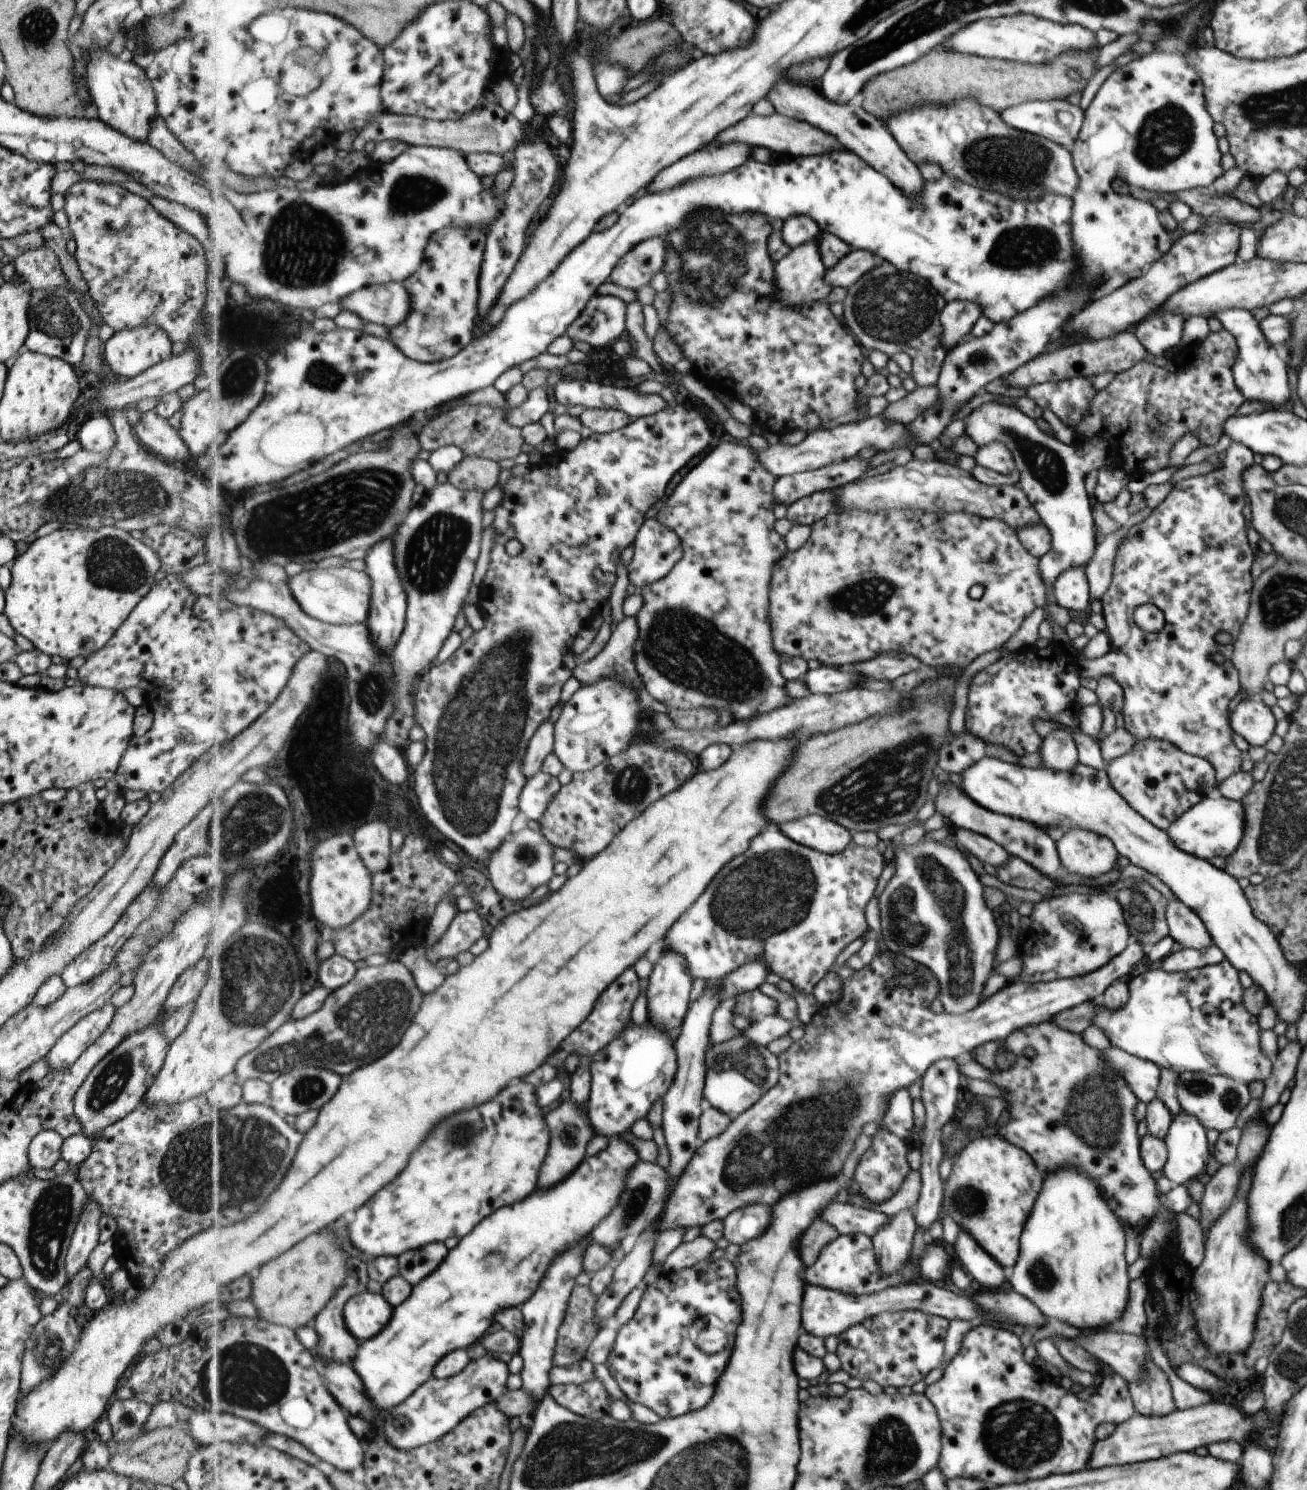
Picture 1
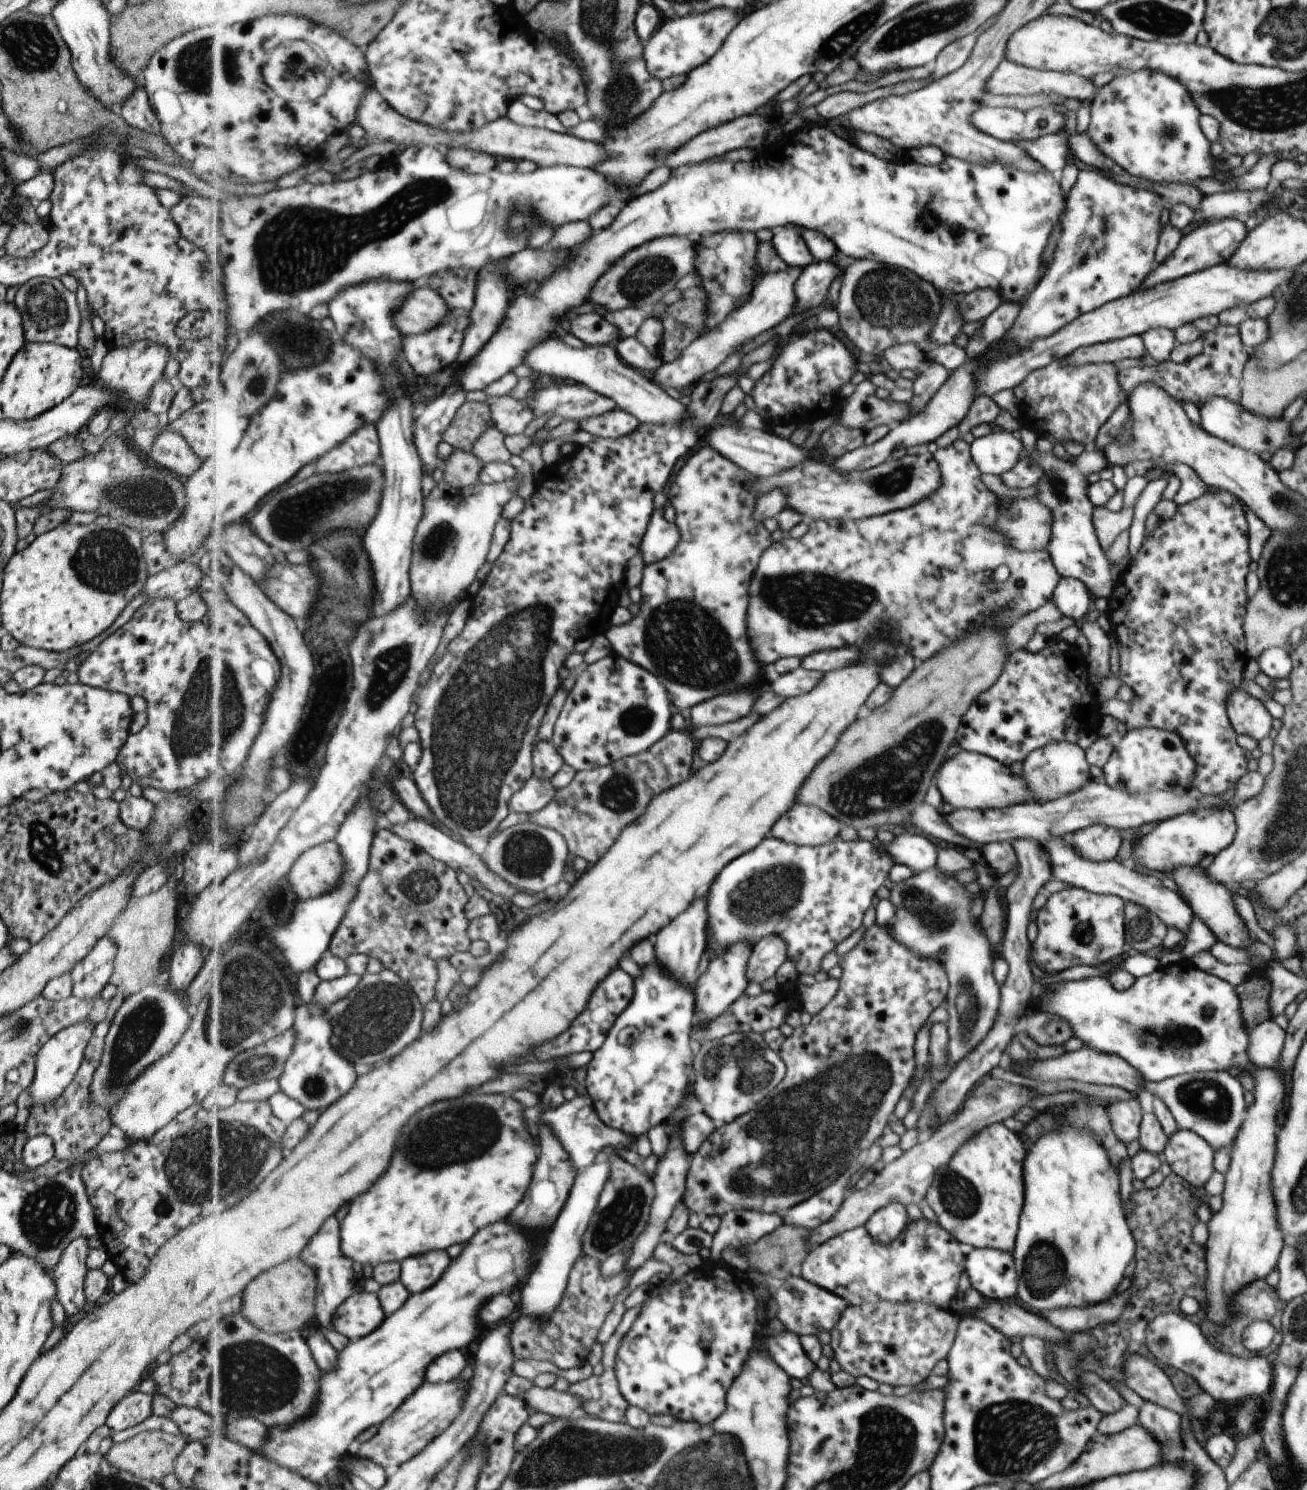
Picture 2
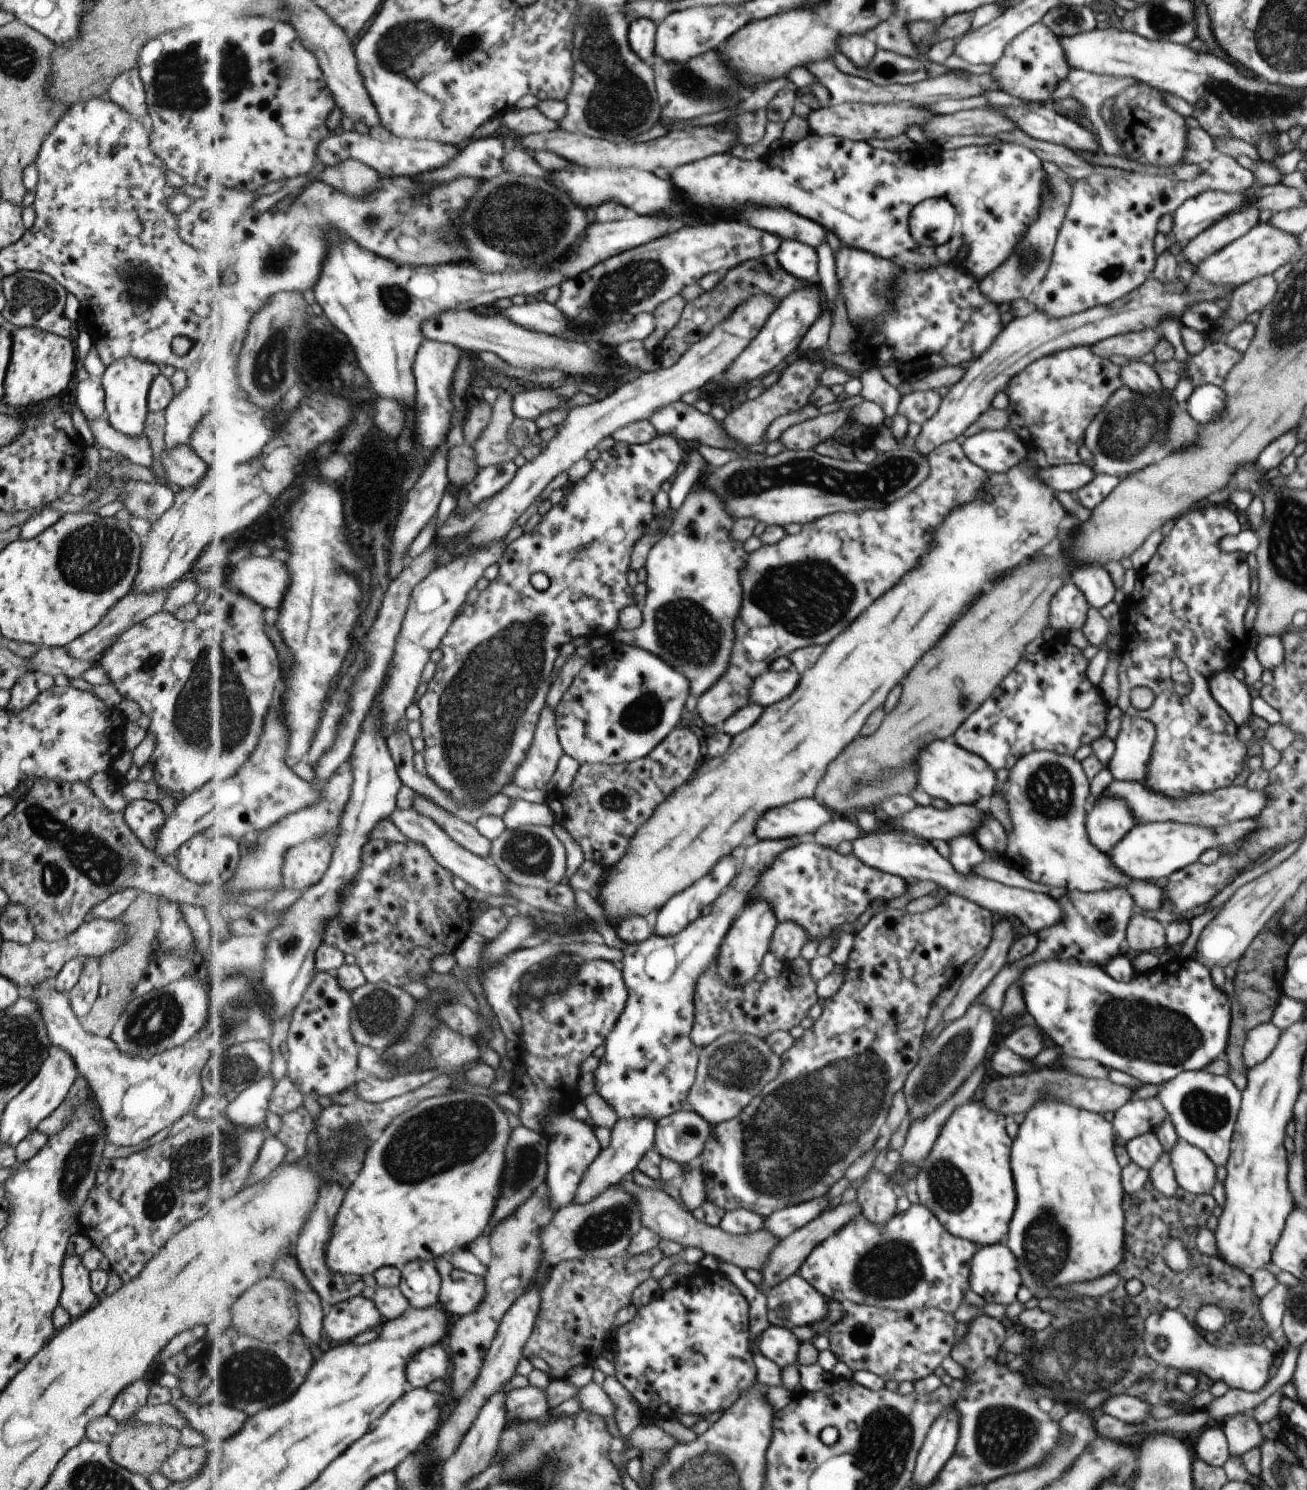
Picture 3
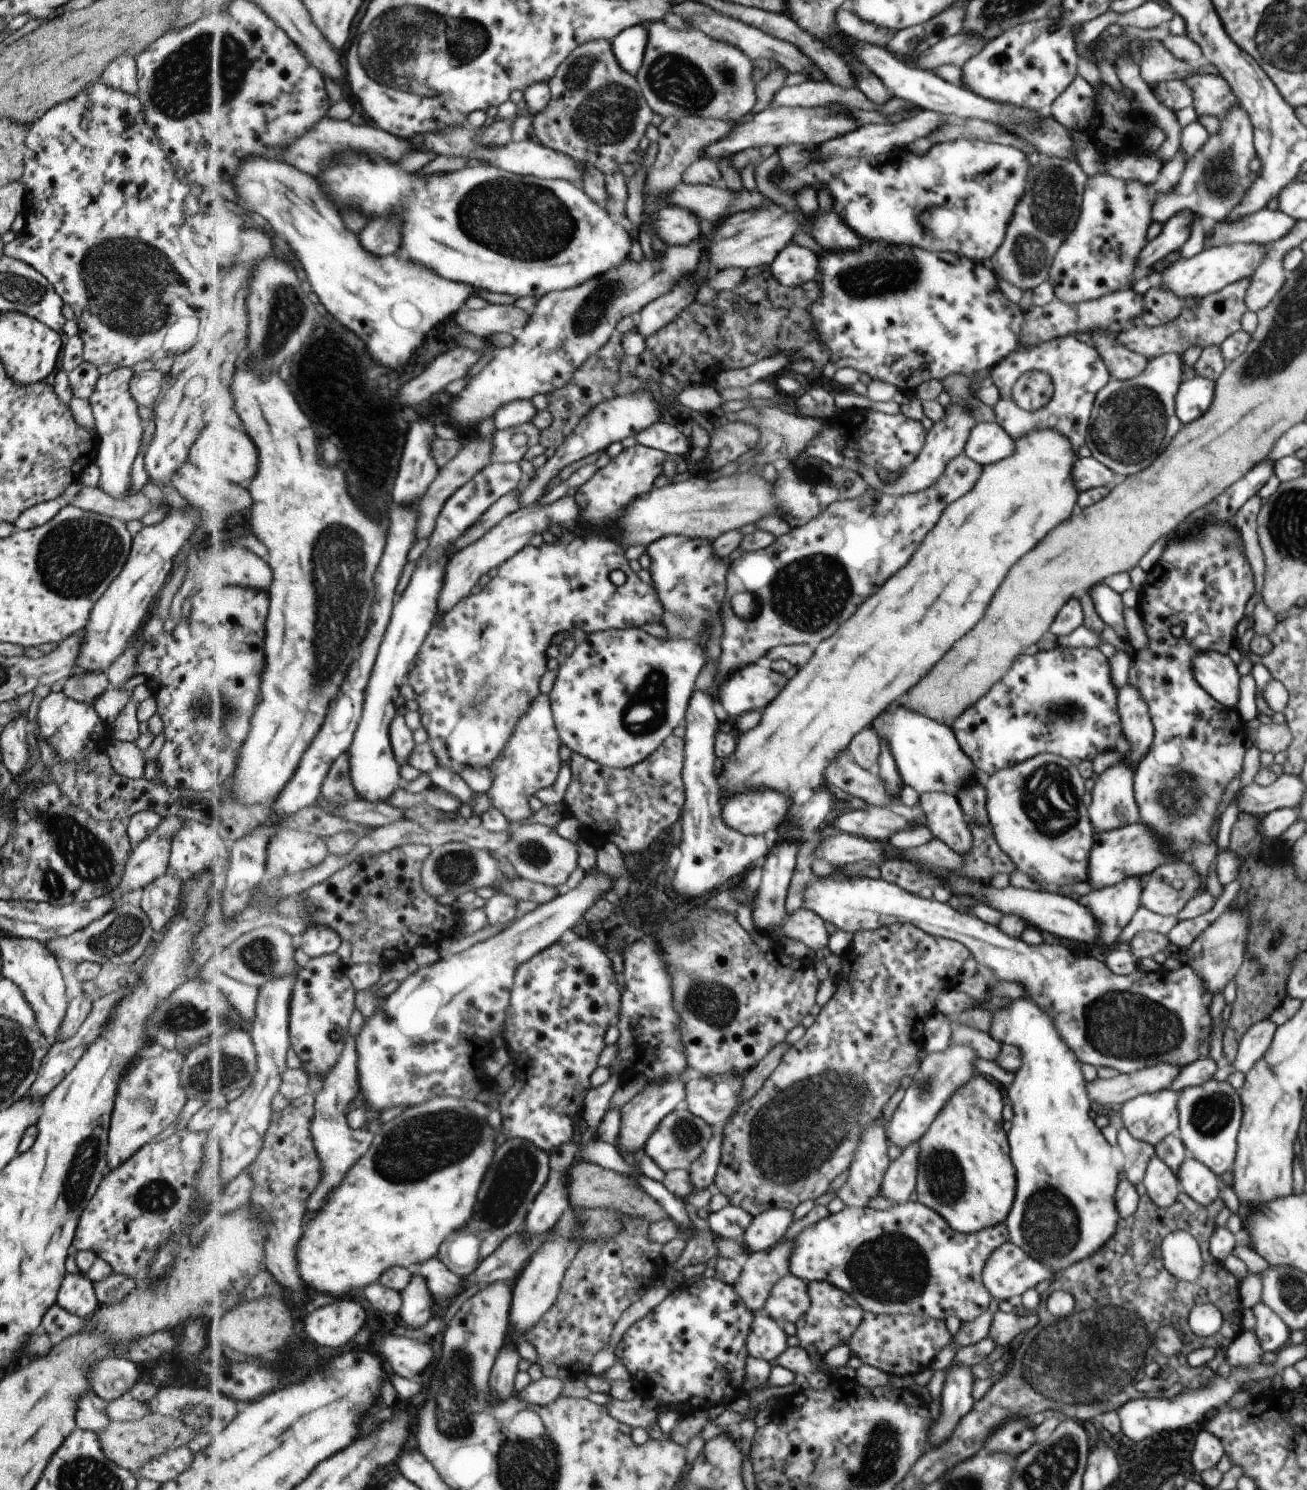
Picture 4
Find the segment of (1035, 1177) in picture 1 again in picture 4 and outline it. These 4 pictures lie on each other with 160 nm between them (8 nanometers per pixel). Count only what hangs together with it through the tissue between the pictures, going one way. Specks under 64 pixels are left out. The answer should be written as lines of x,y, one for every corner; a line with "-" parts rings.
975,1074
966,1085
958,1089
951,1099
938,1112
933,1123
927,1127
918,1140
918,1155
916,1168
917,1201
934,1209
939,1216
946,1219
946,1223
957,1232
967,1234
976,1233
982,1229
1005,1223
1007,1212
1013,1206
1015,1194
1015,1176
1010,1161
1010,1148
1007,1148
1007,1139
1001,1128
1001,1110
1003,1100
999,1090
989,1084
983,1075

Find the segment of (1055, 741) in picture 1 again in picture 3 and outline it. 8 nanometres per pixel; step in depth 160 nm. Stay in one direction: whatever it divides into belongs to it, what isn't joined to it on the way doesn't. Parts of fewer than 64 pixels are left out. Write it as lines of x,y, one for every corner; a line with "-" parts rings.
1035,750
1022,755
1022,758
1014,764
1011,770
1000,775
997,784
997,790
999,789
1003,791
1013,826
1011,834
1006,835
1007,844
1003,852
1003,859
1025,878
1036,883
1046,884
1051,888
1065,888
1066,891
1078,890
1090,893
1122,888
1129,894
1135,906
1141,910
1153,912
1153,910
1161,909
1160,905
1164,894
1161,887
1157,887
1155,883
1148,880
1128,877
1112,863
1107,853
1099,852
1099,849
1091,844
1089,836
1086,834
1086,826
1083,826
1086,824
1083,822
1083,818
1086,818
1083,804
1089,794
1089,780
1087,780
1080,761
1073,755
1056,753
1054,750

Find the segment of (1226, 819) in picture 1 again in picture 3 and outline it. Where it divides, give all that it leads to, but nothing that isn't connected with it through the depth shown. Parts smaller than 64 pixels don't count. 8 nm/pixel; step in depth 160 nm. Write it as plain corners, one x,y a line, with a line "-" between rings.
1243,819
1209,828
1175,821
1134,825
1107,854
1112,863
1128,877
1148,881
1157,880
1197,862
1197,858
1209,848
1218,851
1221,844
1227,847
1232,846
1235,840
1245,838
1246,834
1257,827
1253,819

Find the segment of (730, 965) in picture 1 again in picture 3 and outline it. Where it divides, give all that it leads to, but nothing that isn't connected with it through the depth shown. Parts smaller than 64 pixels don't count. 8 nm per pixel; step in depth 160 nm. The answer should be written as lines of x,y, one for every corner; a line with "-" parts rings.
814,841
794,844
778,854
775,862
760,874
748,898
751,903
767,901
780,923
797,923
806,930
808,940
820,943
843,924
859,920
875,899
887,901
901,896
904,884
903,878
873,868
853,852
839,854
835,847

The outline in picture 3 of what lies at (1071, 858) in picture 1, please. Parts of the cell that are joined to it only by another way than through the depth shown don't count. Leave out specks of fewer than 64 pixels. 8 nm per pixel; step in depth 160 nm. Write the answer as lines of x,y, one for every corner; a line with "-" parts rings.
1097,796
1086,814
1086,834
1099,852
1108,853
1133,827
1126,801

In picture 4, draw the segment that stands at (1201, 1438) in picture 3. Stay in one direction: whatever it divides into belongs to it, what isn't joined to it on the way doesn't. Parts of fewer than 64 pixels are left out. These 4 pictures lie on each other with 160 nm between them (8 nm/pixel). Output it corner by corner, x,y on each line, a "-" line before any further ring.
1198,1431
1190,1456
1192,1467
1199,1472
1213,1468
1223,1453
1223,1444
1218,1436
1209,1431

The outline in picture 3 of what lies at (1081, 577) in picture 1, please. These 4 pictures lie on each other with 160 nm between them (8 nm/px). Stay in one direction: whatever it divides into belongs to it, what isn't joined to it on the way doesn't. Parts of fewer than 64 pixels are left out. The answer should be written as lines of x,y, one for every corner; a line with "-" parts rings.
1068,580
1050,600
1050,628
1065,628
1068,631
1080,629
1085,622
1088,607
1083,593

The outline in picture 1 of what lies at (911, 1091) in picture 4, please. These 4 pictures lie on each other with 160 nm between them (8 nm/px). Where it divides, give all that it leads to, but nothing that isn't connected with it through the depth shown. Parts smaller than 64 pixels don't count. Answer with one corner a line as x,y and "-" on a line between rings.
894,836
888,841
885,841
886,844
892,846
891,862
894,864
894,870
893,875
887,882
883,891
877,897
877,906
880,912
880,936
885,942
887,950
891,953
904,954
907,958
926,966
933,972
939,983
939,1000
941,1004
943,1004
942,1008
947,1014
965,1012
981,1004
981,1000
977,1000
977,998
979,998
981,986
983,986
983,982
985,982
985,976
989,974
989,970
991,970
991,966
993,966
993,952
995,952
995,946
997,946
997,928
995,928
995,922
993,922
993,914
991,914
991,910
989,910
989,908
985,906
985,902
983,902
983,888
981,888
977,876
973,874
969,862
965,860
965,856
957,850
955,845
946,846
938,841
925,840
924,837
921,837
915,844
903,846
899,840
900,836

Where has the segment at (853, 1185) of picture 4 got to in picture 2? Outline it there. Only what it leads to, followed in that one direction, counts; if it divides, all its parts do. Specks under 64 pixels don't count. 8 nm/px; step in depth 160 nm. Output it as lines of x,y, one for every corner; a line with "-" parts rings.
889,1203
875,1211
866,1227
876,1241
889,1244
900,1236
907,1224
908,1218
904,1205

